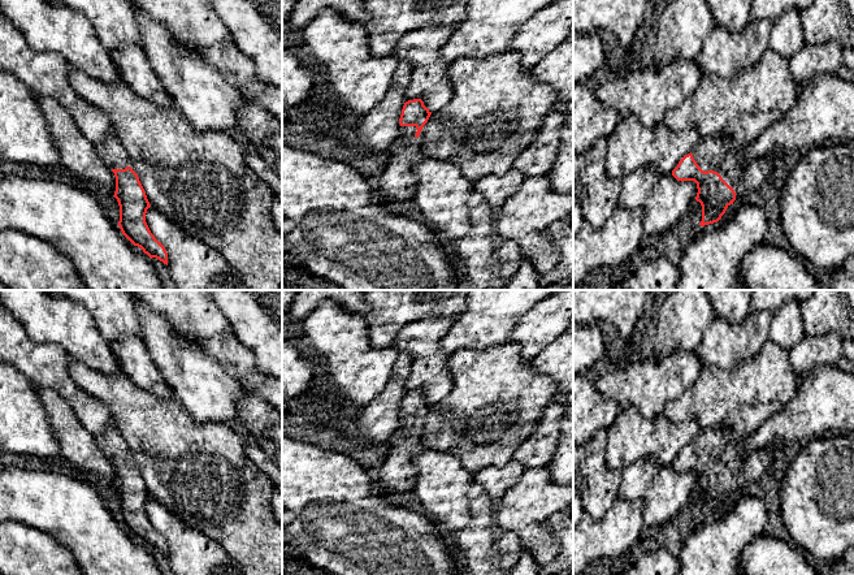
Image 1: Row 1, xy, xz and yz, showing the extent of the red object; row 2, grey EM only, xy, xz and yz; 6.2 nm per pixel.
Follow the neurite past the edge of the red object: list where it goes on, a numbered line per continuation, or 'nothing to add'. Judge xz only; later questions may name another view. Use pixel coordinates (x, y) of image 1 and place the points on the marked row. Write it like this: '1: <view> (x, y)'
1: xz (398, 184)

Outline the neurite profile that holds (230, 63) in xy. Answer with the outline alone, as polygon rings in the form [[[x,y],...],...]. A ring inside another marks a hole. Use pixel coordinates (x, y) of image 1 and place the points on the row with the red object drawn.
[[[234,43],[212,46],[201,56],[248,101],[260,105],[282,122],[282,88],[263,83],[255,74],[253,61]]]

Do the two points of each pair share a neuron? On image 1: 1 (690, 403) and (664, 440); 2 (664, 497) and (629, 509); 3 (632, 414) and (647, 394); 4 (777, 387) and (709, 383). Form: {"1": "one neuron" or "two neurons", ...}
{"1": "two neurons", "2": "two neurons", "3": "two neurons", "4": "one neuron"}

